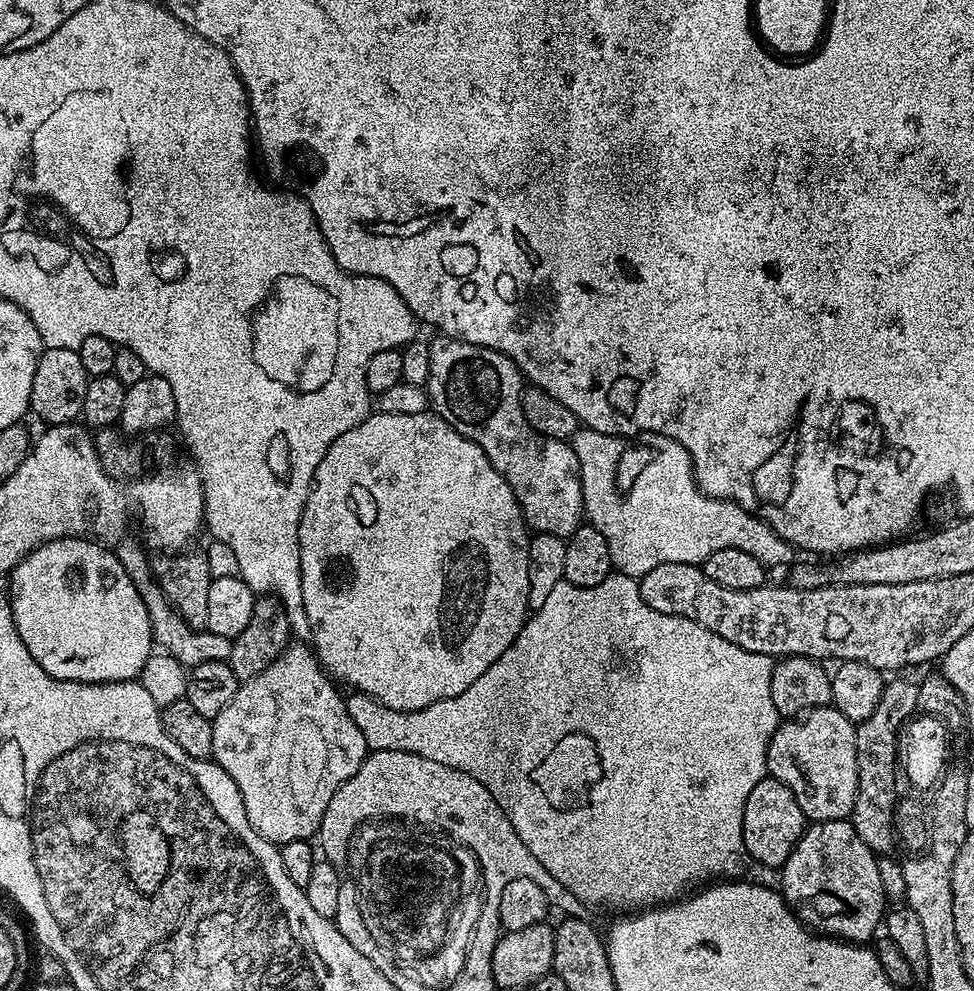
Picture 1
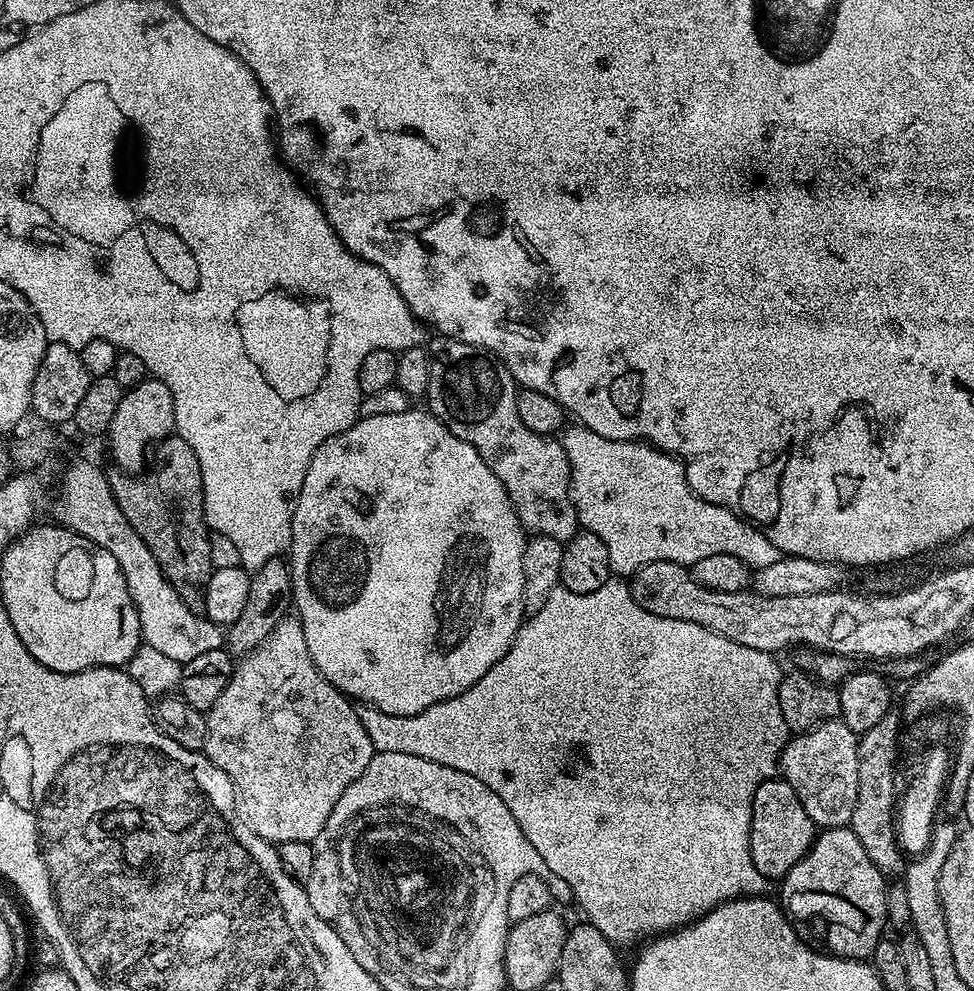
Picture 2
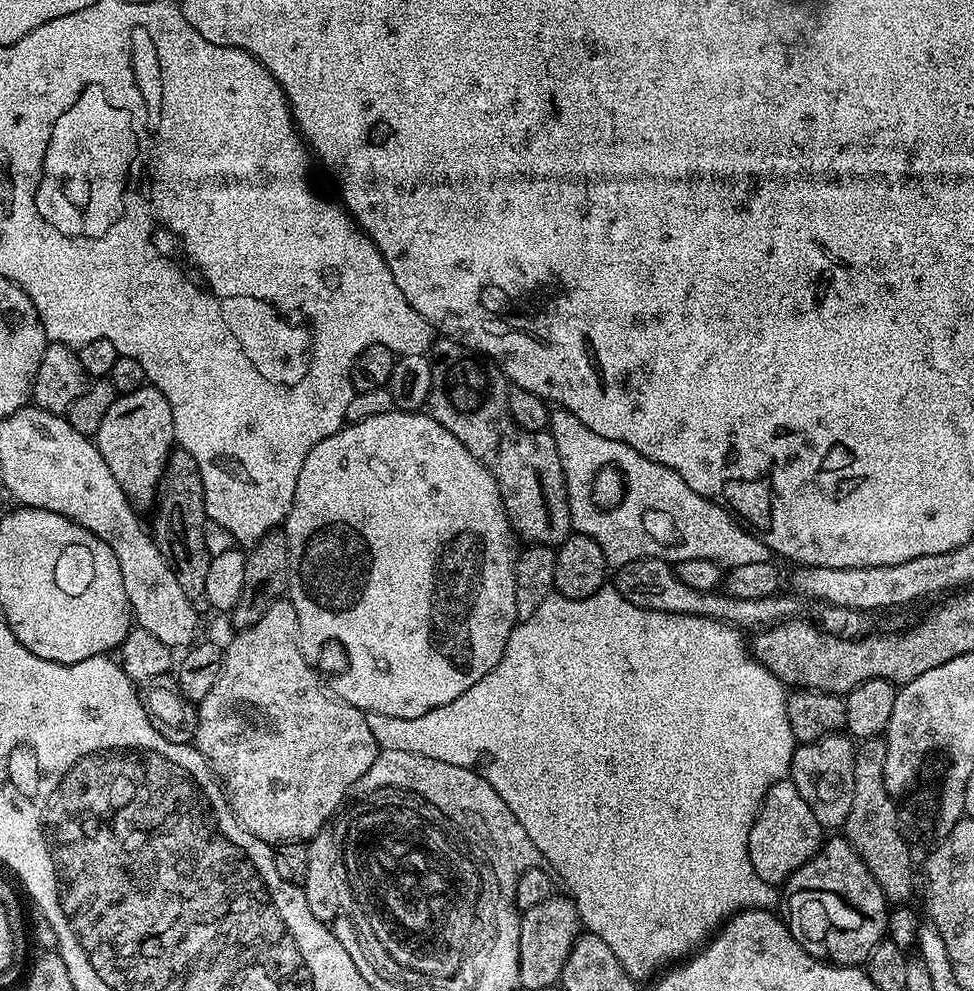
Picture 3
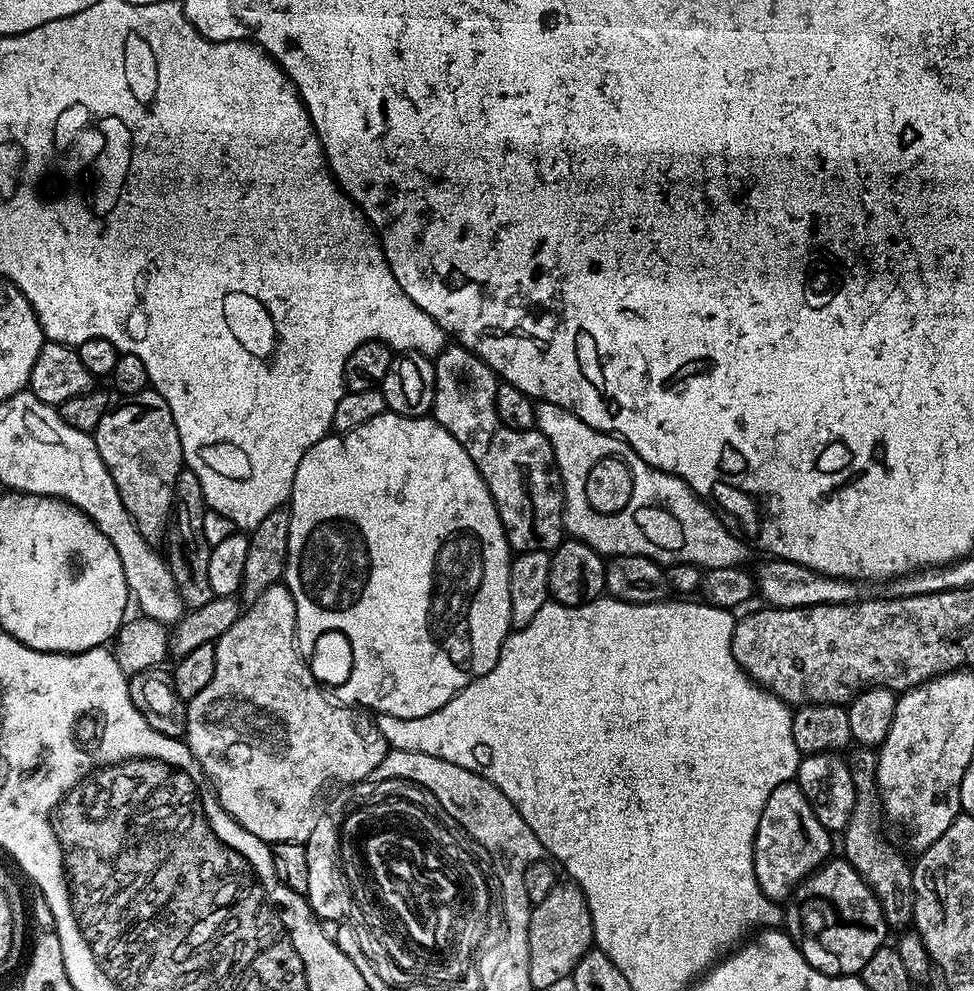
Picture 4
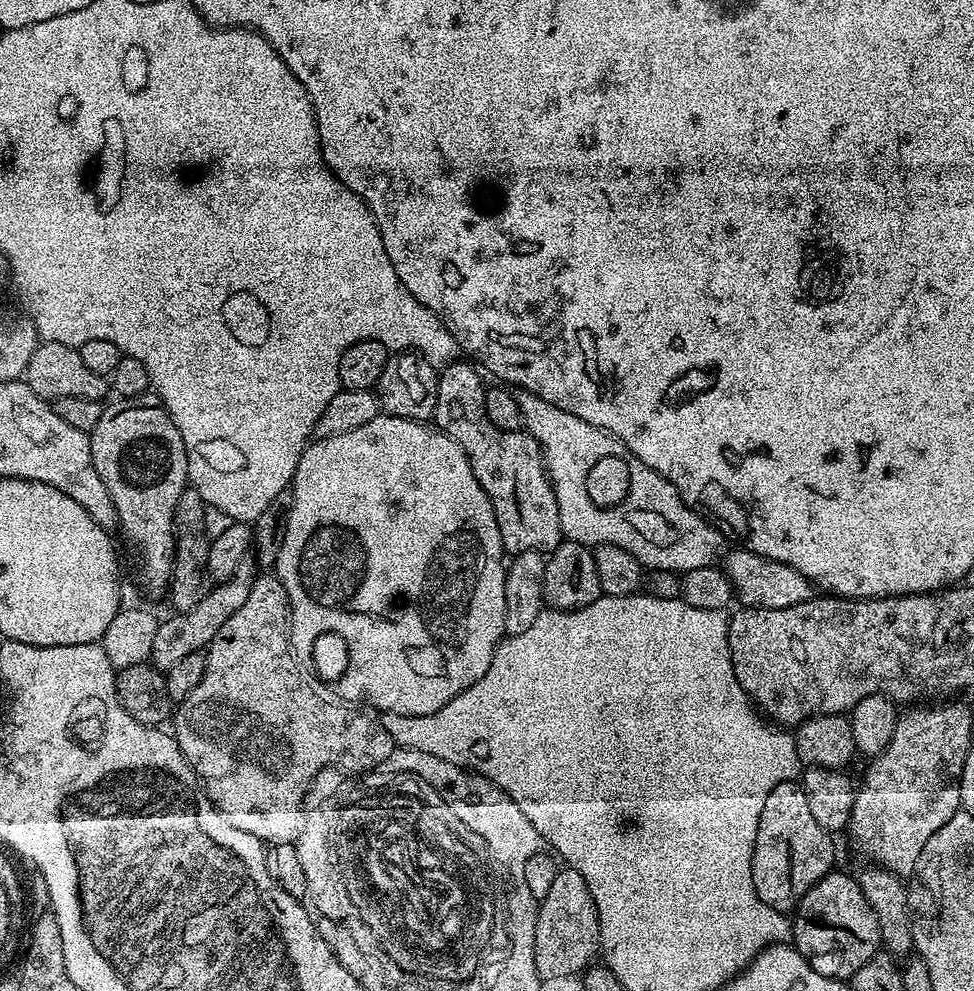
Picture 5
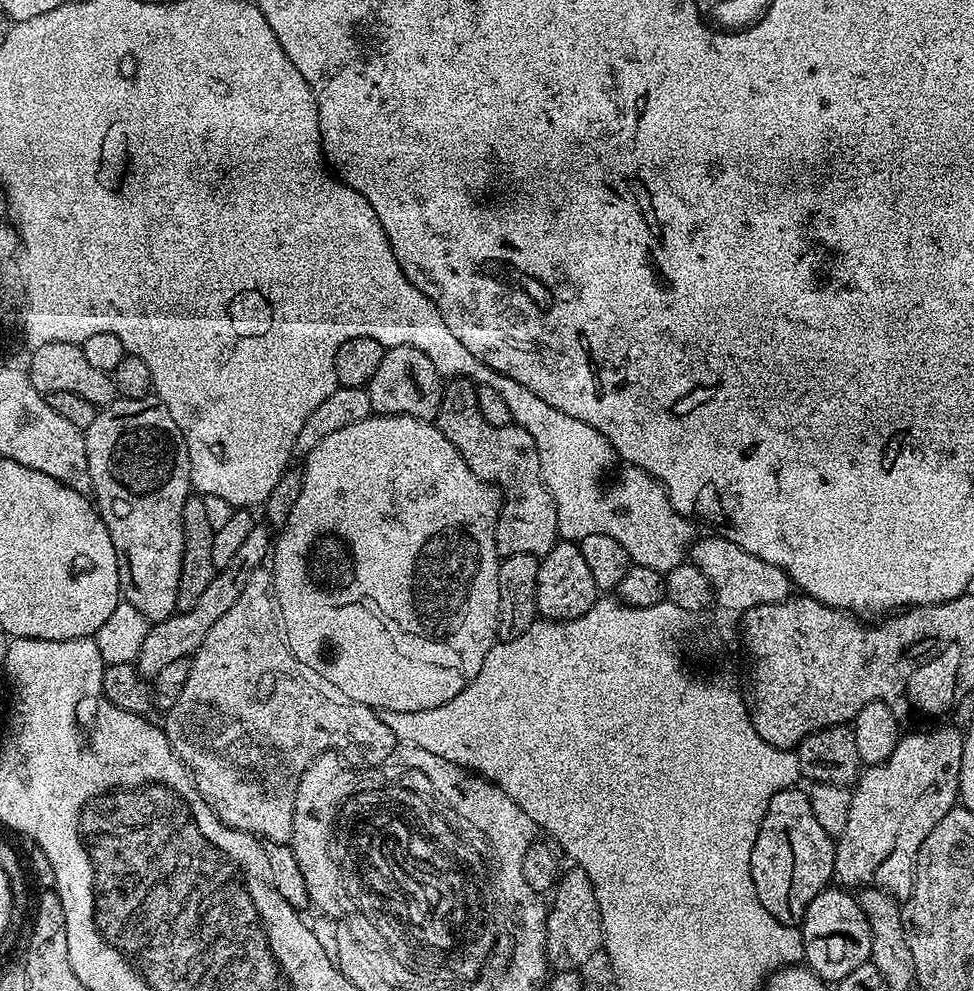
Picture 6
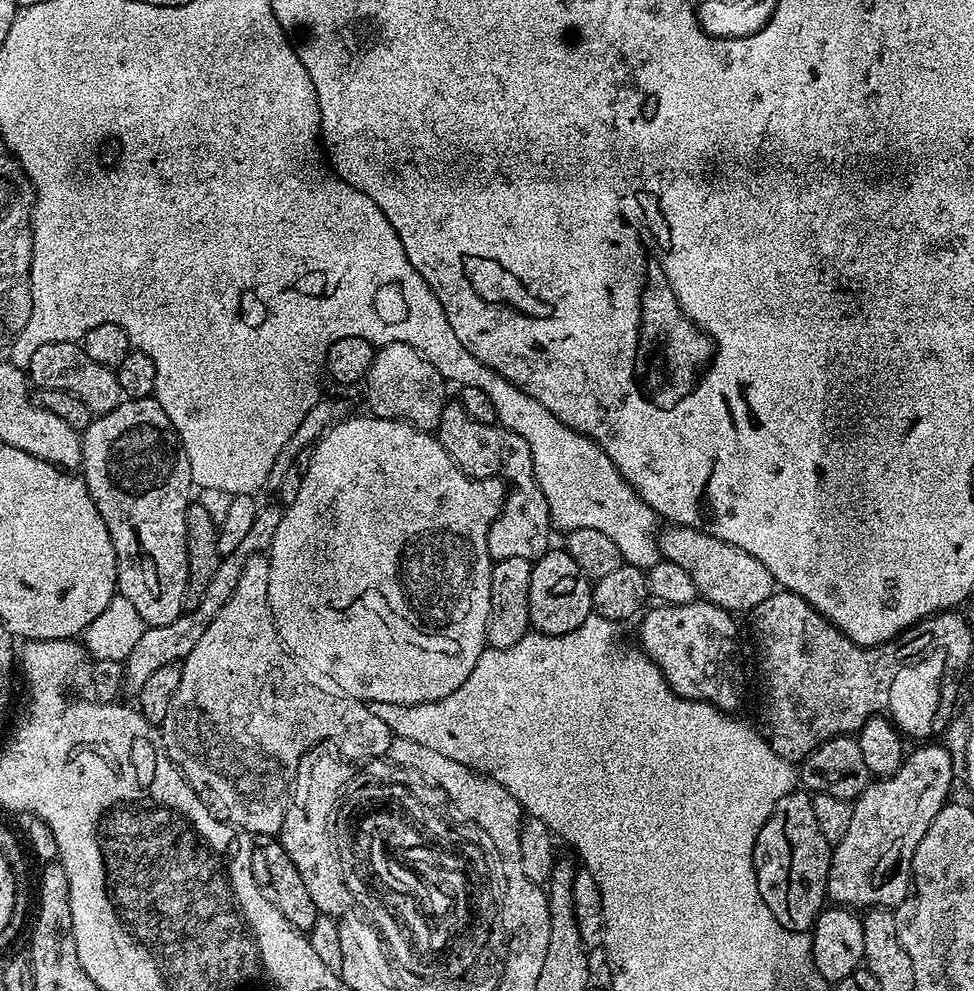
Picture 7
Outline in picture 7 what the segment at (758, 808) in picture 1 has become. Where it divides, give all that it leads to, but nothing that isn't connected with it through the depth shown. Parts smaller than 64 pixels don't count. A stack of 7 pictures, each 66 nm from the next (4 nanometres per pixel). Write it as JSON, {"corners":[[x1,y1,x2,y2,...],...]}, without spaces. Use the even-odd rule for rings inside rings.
{"corners":[[797,790,778,798,758,834,752,861,758,894,762,894,762,902,770,906,770,914,774,914,786,930,808,932,826,904,832,848,828,840,822,838,822,830,818,830,812,796,807,791]]}

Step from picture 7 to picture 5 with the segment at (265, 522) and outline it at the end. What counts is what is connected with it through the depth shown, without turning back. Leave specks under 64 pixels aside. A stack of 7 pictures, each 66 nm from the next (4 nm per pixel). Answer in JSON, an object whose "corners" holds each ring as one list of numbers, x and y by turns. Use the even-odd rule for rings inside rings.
{"corners":[[255,555,244,556,242,562,238,562,238,570,234,570,230,578,221,580,213,586,206,594,206,598,202,598,202,602,194,606,194,610,176,612,169,620,161,619,158,634,154,636,151,663,160,670,167,670,174,666,174,662,186,658,186,654,204,652,214,634,218,634,218,630,222,630,222,625,246,603,246,598,250,598,252,583,255,582,257,575,258,561]]}

